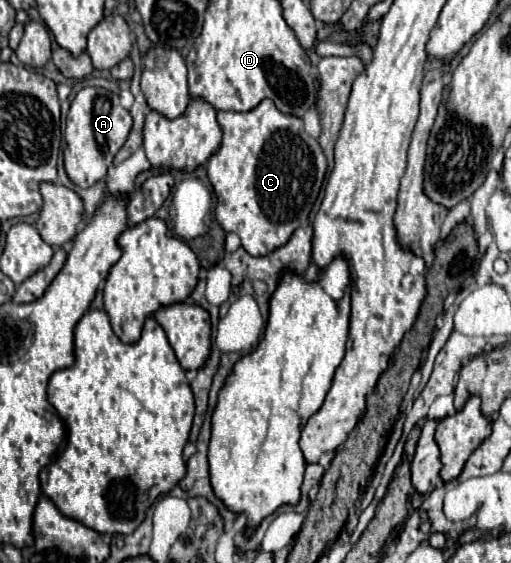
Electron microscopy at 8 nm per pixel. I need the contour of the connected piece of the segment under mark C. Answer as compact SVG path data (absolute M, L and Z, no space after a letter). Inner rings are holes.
M264 99L256 109L248 113L226 113L218 111L218 123L222 127L222 145L210 157L206 173L218 197L216 221L226 233L238 233L242 247L254 257L264 257L280 245L288 243L288 237L300 227L308 225L308 215L314 201L318 199L324 175L326 175L326 155L322 153L318 141L304 131L304 121L292 115L280 113L270 99Z

